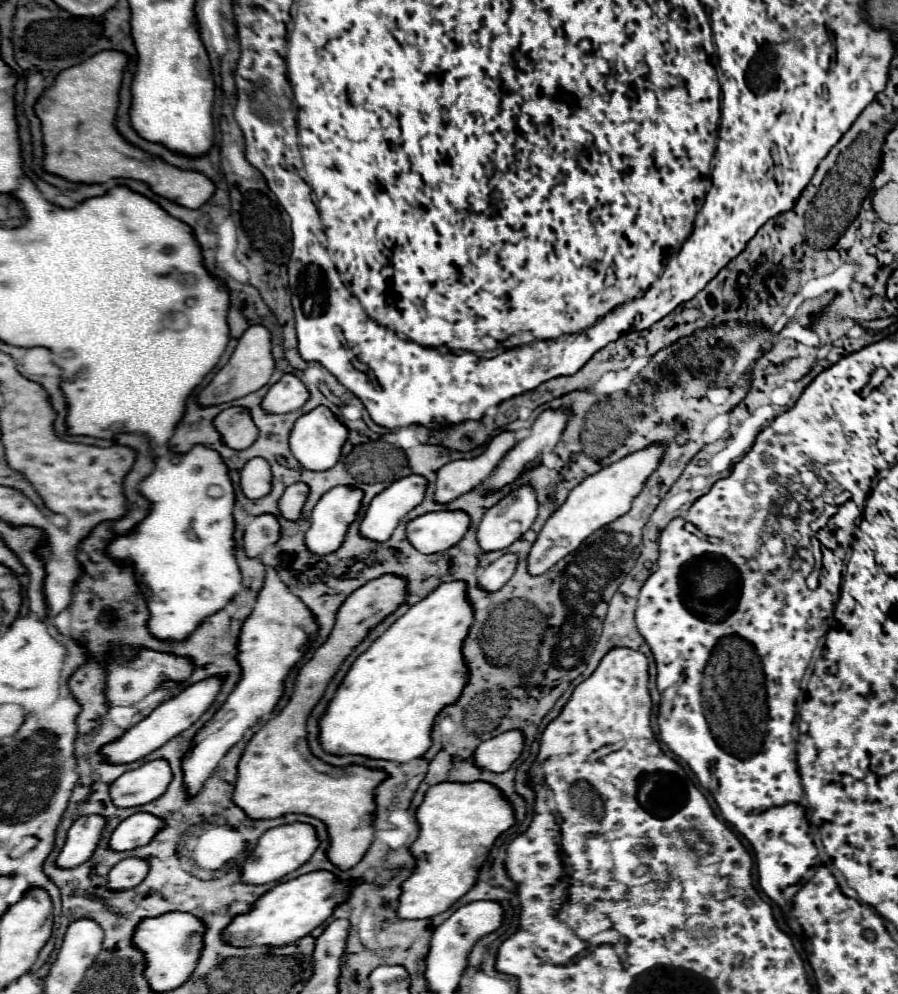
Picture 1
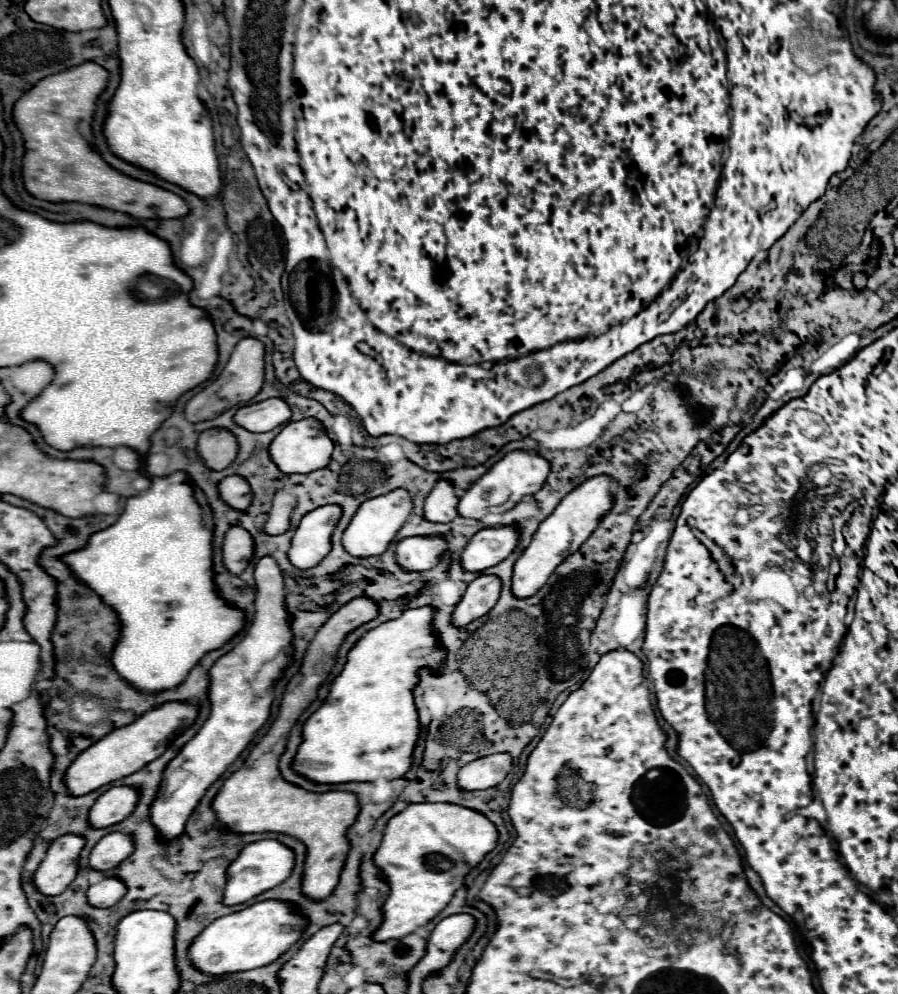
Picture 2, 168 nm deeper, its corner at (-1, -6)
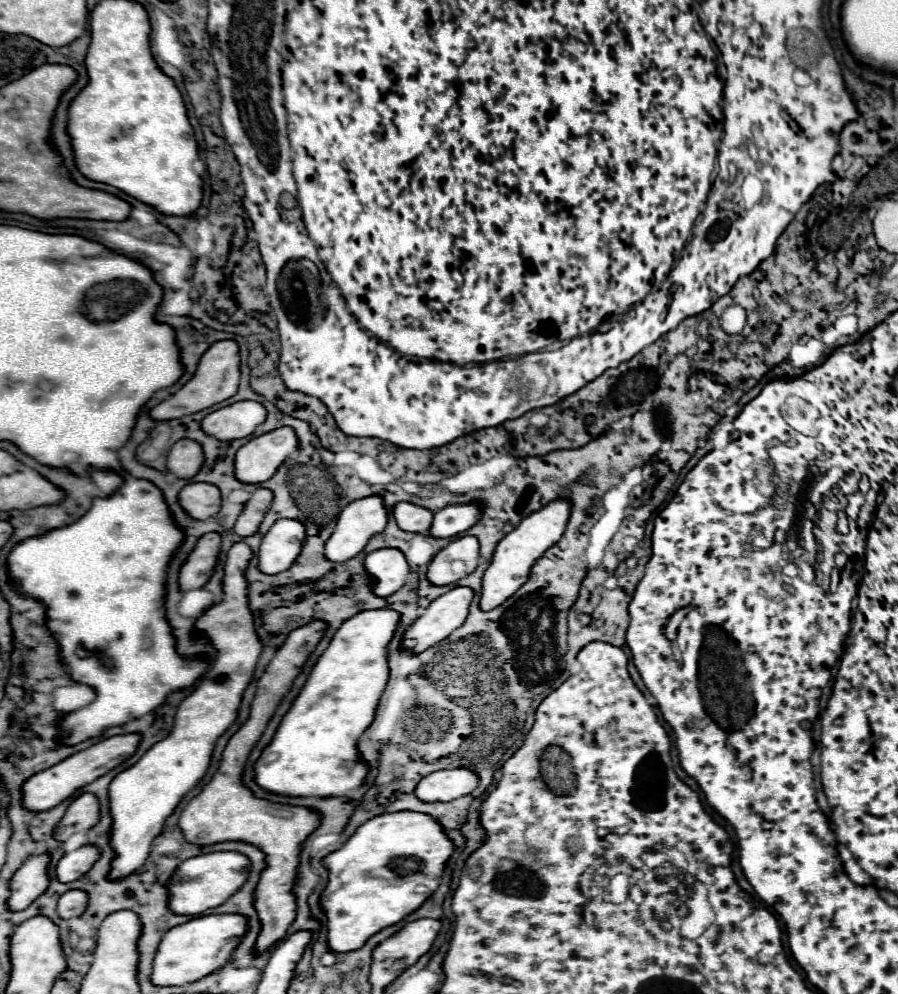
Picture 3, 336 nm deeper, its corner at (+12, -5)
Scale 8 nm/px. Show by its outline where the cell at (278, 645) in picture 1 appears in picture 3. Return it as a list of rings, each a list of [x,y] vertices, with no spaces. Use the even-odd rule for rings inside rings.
[[[244,541],[230,547],[222,579],[224,599],[208,607],[194,623],[194,631],[202,633],[216,649],[216,659],[212,661],[204,677],[196,683],[192,695],[188,695],[180,703],[172,731],[162,741],[154,743],[138,763],[118,773],[108,787],[112,817],[110,847],[114,851],[108,873],[110,881],[126,879],[144,865],[150,855],[152,841],[160,835],[166,817],[172,815],[182,797],[204,777],[216,739],[234,723],[238,715],[242,693],[252,679],[262,651],[262,645],[258,643],[258,635],[254,631],[252,613],[246,607],[244,569],[250,557],[252,551]]]

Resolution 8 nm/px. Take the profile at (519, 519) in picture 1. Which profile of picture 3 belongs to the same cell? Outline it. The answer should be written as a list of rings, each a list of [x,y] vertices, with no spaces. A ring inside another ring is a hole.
[[[464,535],[444,547],[428,565],[426,579],[430,585],[454,585],[476,569],[478,539]]]

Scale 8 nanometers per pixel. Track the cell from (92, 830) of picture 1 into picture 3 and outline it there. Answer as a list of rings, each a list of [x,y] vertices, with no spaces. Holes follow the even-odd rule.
[[[46,855],[26,859],[26,863],[10,879],[10,897],[6,907],[10,911],[24,911],[48,887]]]

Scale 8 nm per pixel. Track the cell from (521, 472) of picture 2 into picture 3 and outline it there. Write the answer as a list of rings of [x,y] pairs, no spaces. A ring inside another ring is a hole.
[[[474,503],[468,505],[448,505],[434,513],[434,521],[430,527],[430,535],[440,537],[456,537],[468,531],[478,521],[478,507]]]

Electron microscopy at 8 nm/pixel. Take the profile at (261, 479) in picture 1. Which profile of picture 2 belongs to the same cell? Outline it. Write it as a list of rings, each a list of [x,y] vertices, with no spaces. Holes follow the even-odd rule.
[[[237,474],[223,478],[219,482],[219,492],[221,492],[221,498],[235,510],[245,510],[253,502],[251,484],[243,476],[237,476]]]

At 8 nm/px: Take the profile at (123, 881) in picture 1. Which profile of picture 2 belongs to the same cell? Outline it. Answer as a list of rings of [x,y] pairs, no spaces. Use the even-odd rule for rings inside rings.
[[[117,876],[103,878],[99,884],[95,884],[95,886],[91,886],[87,890],[89,904],[93,904],[97,908],[111,908],[111,906],[115,906],[125,894],[127,894],[127,884],[123,880],[119,880]]]

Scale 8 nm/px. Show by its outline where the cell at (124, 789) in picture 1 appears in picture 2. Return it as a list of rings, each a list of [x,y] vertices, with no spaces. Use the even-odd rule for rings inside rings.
[[[113,786],[93,804],[89,812],[89,822],[95,828],[107,828],[123,822],[135,810],[139,800],[137,788],[133,786]]]

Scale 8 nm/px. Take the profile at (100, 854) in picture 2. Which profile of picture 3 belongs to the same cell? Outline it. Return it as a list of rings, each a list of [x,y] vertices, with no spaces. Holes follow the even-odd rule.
[[[86,845],[72,853],[66,853],[56,865],[56,879],[60,883],[70,883],[80,879],[90,869],[90,863],[94,863],[94,855],[98,855],[98,851]]]

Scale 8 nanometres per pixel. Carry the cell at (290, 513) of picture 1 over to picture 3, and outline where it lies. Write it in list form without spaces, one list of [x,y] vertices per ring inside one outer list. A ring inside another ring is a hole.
[[[258,487],[252,493],[252,497],[244,503],[244,509],[234,523],[234,533],[240,537],[254,535],[258,531],[262,519],[264,519],[266,507],[270,507],[270,503],[272,503],[272,491]]]

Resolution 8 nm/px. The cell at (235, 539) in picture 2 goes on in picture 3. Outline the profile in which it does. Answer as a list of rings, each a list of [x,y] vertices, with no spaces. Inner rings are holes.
[[[202,535],[192,553],[186,557],[184,565],[180,567],[180,577],[178,577],[180,591],[204,587],[204,583],[210,579],[214,571],[218,553],[220,553],[218,535]]]

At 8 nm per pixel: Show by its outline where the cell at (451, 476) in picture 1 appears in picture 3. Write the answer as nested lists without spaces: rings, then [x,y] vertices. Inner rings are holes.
[[[396,503],[392,513],[398,527],[408,533],[428,533],[434,519],[434,513],[430,509],[418,507],[414,503]]]

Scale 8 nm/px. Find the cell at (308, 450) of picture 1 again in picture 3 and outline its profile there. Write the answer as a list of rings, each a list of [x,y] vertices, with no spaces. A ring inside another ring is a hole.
[[[280,427],[254,437],[236,451],[234,475],[240,483],[260,485],[268,481],[296,449],[298,439],[290,427]]]

